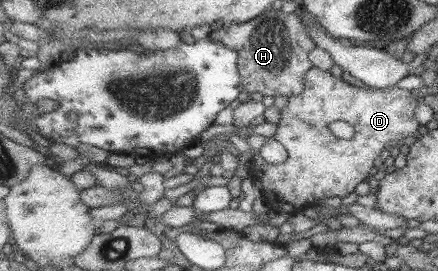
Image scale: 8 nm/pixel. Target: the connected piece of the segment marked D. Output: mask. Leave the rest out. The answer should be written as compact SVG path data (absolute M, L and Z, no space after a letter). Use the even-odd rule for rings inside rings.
M314 67L307 73L305 91L299 96L288 98L288 104L281 111L281 121L277 124L277 131L273 135L289 151L289 158L285 164L270 164L261 156L261 146L266 141L262 135L249 135L247 143L253 153L251 177L263 185L263 198L273 211L283 211L292 214L308 205L315 205L318 200L332 196L347 196L351 194L363 181L369 181L369 171L375 167L375 160L386 155L387 145L405 140L409 136L415 137L419 130L419 122L415 120L415 108L421 104L421 98L416 98L409 90L400 90L397 86L385 89L364 90L351 86L342 78L337 78L329 71ZM343 120L355 127L352 139L338 138L331 132L329 124Z

